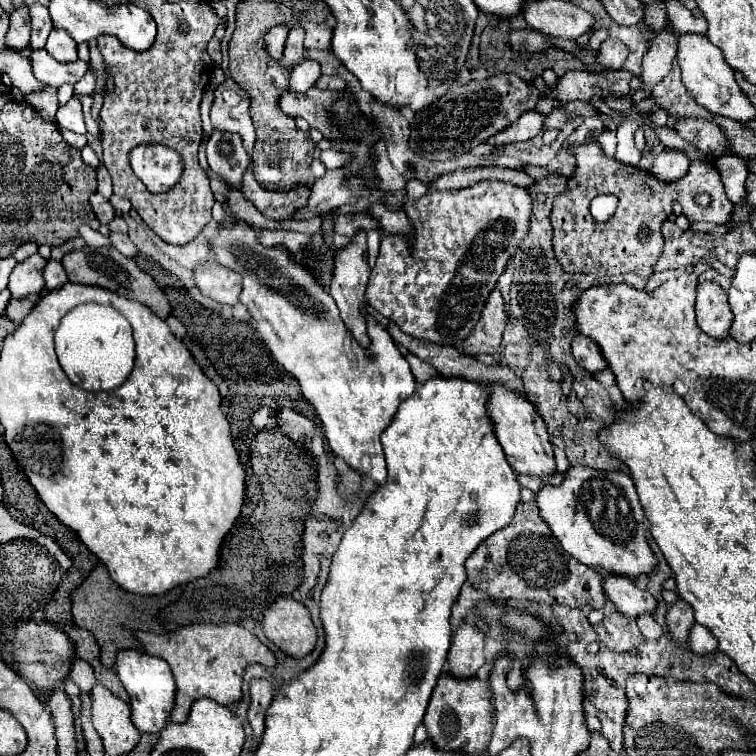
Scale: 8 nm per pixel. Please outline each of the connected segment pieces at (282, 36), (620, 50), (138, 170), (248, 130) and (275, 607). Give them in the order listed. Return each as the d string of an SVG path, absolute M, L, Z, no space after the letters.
M273 26L267 32L265 46L267 46L267 52L269 52L271 58L275 58L275 60L281 60L283 58L283 46L285 46L287 34L289 34L289 28L287 26Z
M607 38L597 52L597 64L607 70L619 70L623 66L627 54L629 54L629 50L623 42Z
M137 146L131 150L129 162L135 176L151 192L169 190L177 182L177 178L181 178L181 170L183 170L181 156L171 148L159 150L155 146L151 148Z
M227 78L215 88L215 102L211 108L211 122L217 130L237 132L243 138L247 154L253 154L253 124L249 116L249 96L241 86Z
M279 596L263 612L261 628L265 636L291 658L307 656L317 642L317 630L309 610L293 596Z

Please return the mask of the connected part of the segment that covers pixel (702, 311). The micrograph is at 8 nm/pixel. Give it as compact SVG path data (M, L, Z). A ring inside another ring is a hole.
M705 280L697 284L695 314L697 314L697 324L705 334L713 338L729 336L733 314L729 310L727 292L717 282Z

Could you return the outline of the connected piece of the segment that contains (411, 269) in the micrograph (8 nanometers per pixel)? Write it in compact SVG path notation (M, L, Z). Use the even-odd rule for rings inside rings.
M485 180L485 182L477 182L473 186L467 186L467 188L461 188L461 190L445 190L445 192L435 192L435 190L429 190L425 196L413 200L409 198L405 204L403 204L403 210L413 226L413 238L409 236L401 236L401 234L389 234L387 238L381 240L381 246L379 246L379 256L377 256L377 264L375 268L371 270L371 276L369 276L369 282L367 282L367 290L365 290L365 296L367 296L367 302L379 312L383 314L385 318L393 320L401 332L417 338L417 340L427 340L427 342L435 342L435 344L449 344L453 346L457 340L465 340L471 330L475 328L475 324L479 322L479 316L481 316L481 310L493 290L493 286L497 284L499 276L505 272L505 266L507 262L515 256L517 248L519 248L519 242L525 240L525 236L529 234L529 220L531 220L531 194L527 188L519 188L515 184L509 184L509 182L499 182L499 180Z

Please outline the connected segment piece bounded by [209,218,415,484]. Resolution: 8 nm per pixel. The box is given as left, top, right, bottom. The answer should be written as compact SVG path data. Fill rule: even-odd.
M235 218L231 222L227 220L217 224L215 234L209 238L209 248L221 266L243 274L239 300L251 314L255 330L265 346L281 344L269 346L269 352L273 354L273 360L281 362L281 366L285 366L285 370L301 382L301 394L315 408L333 454L341 456L359 474L371 476L377 484L383 484L387 470L379 436L391 424L399 404L415 392L415 378L409 364L397 350L389 332L371 314L363 314L371 338L371 344L363 348L343 324L335 300L325 288L321 288L315 272L301 266L301 262L297 262L285 246L261 246L259 236L261 230ZM243 252L259 252L265 260L269 260L275 274L281 274L281 282L265 282L253 276L239 262ZM285 282L291 286L285 286ZM345 338L349 348L345 346Z

